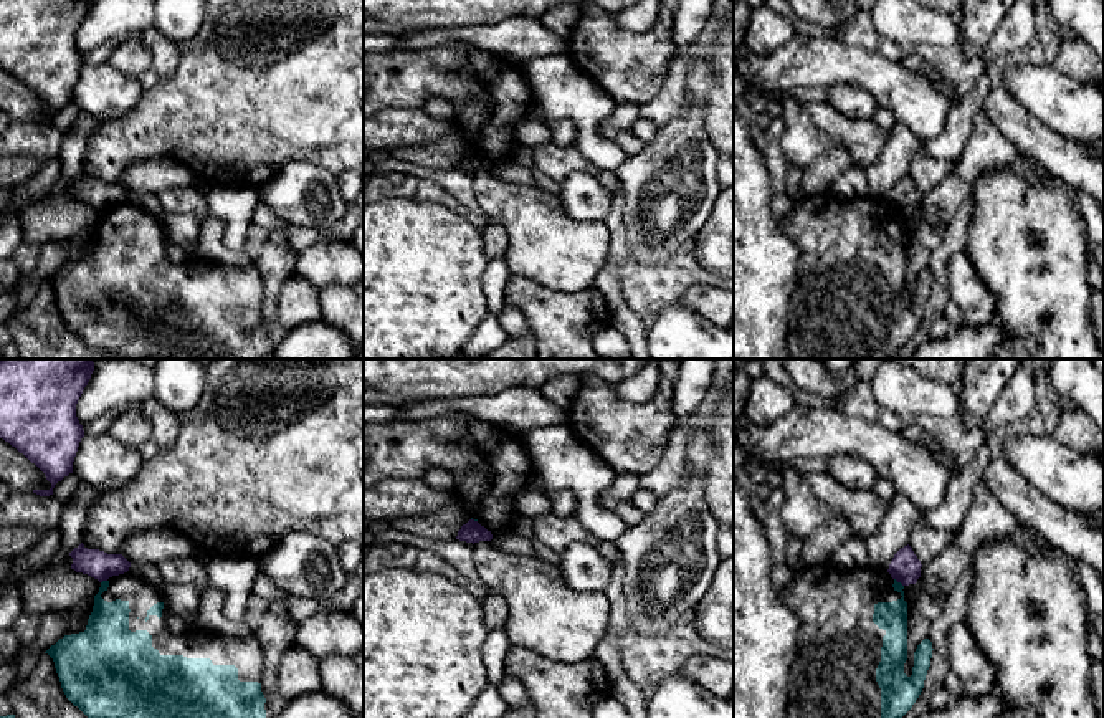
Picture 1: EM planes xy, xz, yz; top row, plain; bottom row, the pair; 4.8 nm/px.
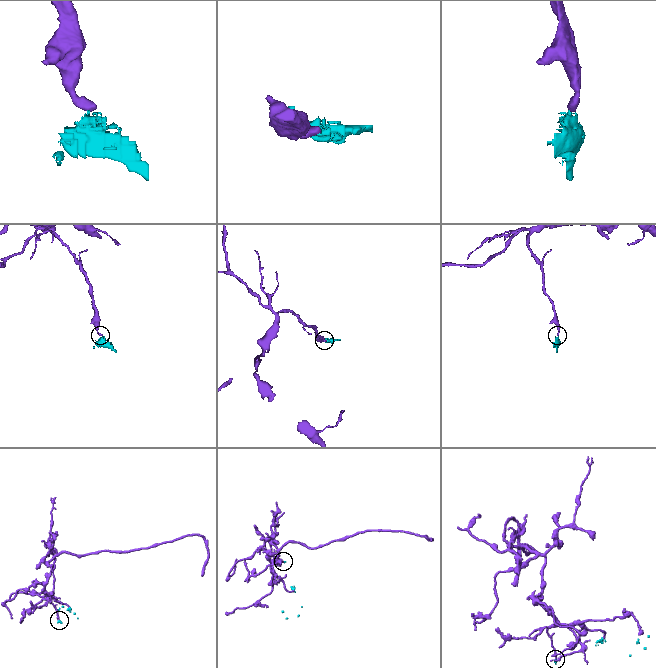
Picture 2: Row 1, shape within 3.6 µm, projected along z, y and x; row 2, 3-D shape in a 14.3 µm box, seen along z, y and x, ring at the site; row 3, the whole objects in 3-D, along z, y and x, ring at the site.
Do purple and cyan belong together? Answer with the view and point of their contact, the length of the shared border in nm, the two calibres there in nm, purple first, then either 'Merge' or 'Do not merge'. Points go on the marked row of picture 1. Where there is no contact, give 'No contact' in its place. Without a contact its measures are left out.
Touches purple at yz (899, 581). Shared border 60 nm. Thickness 150 nm (purple) against 140 nm. Do not merge

